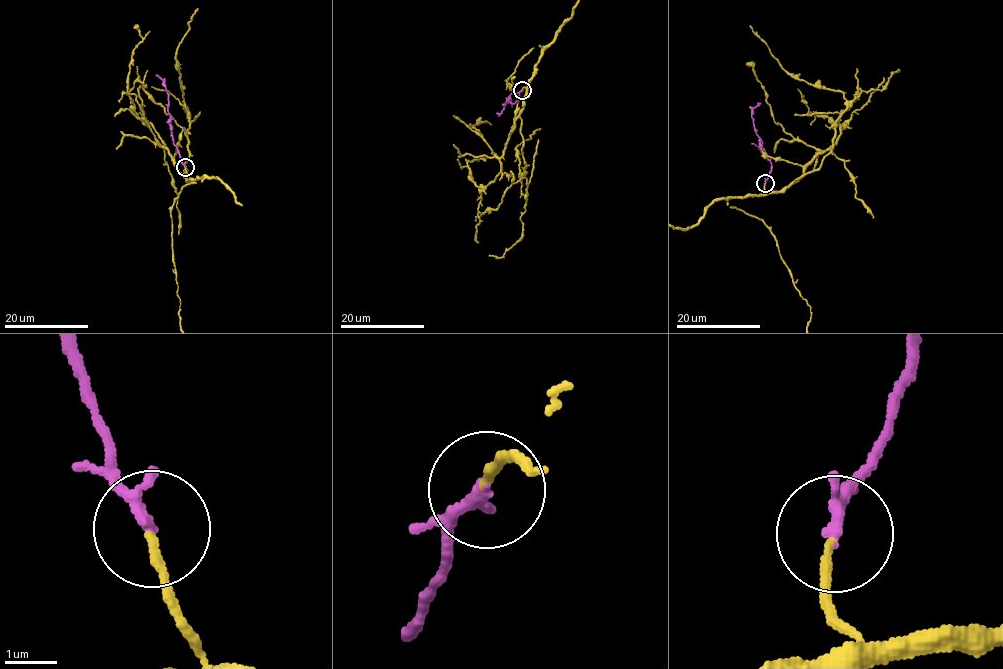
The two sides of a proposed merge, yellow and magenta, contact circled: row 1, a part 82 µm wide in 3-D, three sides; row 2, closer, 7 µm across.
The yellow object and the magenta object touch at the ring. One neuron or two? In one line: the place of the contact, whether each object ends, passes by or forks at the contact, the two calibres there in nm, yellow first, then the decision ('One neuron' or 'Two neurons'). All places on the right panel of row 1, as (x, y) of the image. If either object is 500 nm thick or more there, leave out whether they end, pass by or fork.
Place: (765, 183). At the ring yellow ends. At the ring magenta passes by. Thickness 170 nm (yellow) against 170 nm. One neuron

